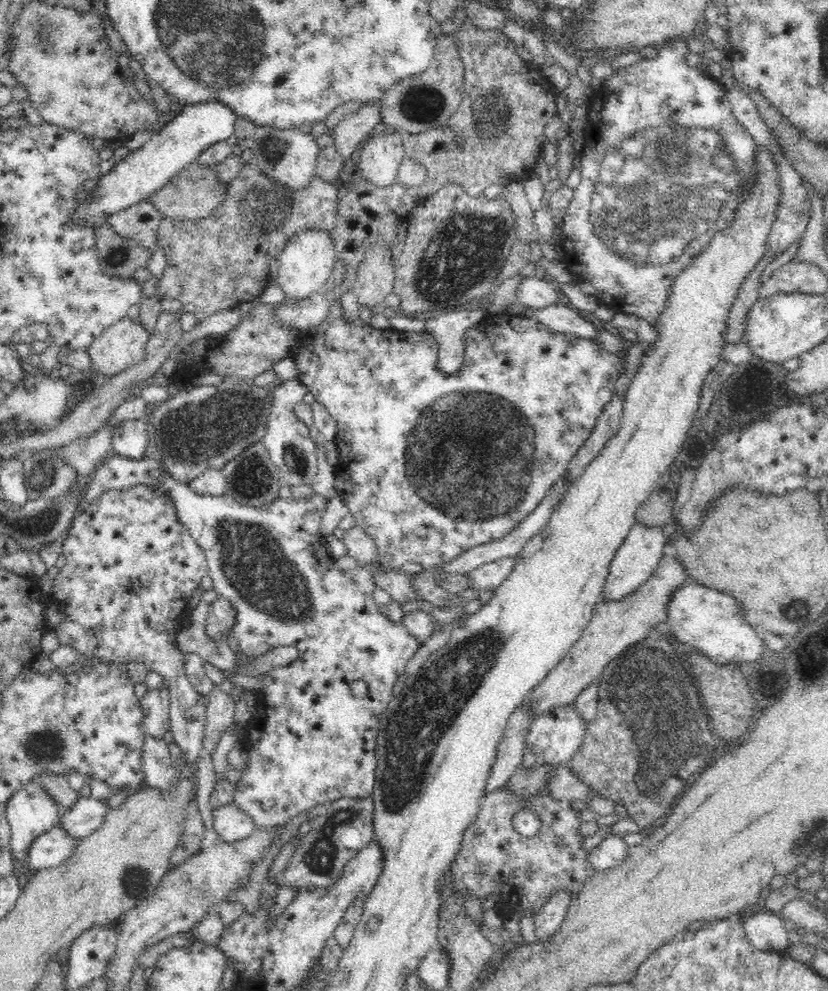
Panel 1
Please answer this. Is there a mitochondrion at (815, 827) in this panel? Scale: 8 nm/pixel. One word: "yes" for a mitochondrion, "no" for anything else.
yes

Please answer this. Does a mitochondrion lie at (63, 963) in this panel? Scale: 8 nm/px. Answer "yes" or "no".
no

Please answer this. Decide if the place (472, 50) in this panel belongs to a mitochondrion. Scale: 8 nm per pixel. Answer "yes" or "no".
no

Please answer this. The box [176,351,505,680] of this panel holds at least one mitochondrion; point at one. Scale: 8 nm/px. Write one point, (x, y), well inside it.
(253, 566)

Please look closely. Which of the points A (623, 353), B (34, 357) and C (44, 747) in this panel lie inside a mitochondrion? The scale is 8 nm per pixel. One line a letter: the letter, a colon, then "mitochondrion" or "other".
A: other
B: other
C: mitochondrion

